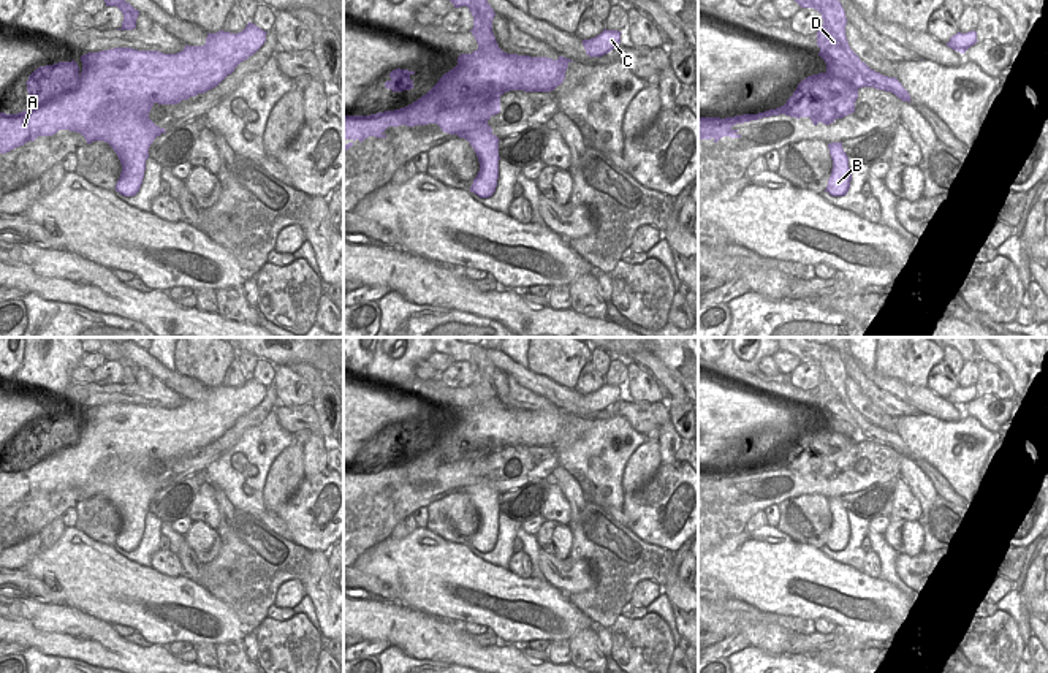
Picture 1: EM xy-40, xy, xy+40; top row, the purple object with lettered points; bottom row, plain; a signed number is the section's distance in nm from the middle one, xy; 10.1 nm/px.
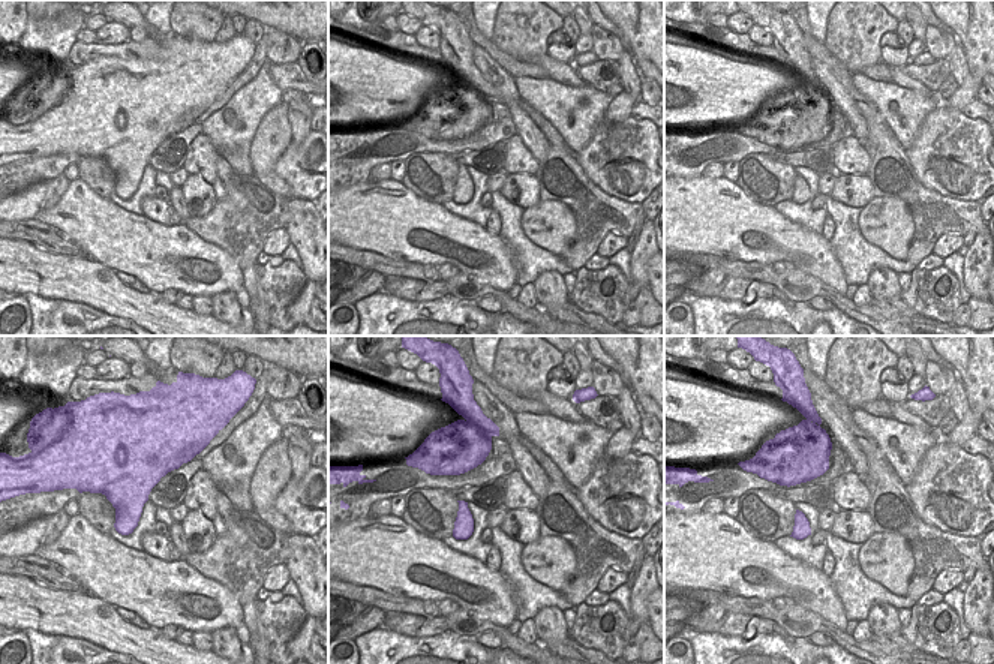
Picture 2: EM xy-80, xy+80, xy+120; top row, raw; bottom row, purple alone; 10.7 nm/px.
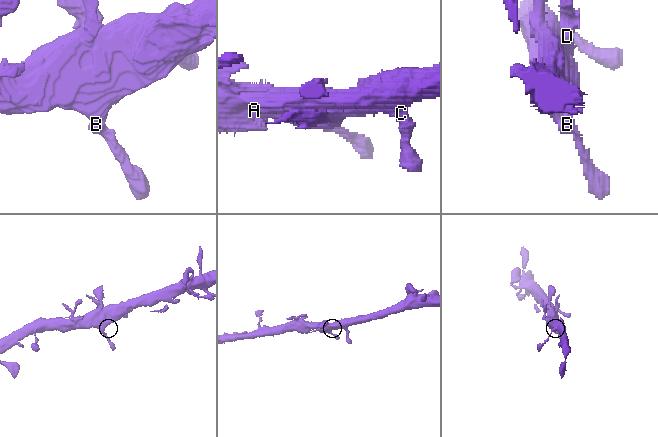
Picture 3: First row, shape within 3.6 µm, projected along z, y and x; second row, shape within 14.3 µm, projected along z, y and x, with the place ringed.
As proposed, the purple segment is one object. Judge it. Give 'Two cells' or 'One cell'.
Two cells.

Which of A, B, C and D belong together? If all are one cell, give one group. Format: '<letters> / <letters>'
A B C / D

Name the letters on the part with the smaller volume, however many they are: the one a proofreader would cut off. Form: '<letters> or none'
D

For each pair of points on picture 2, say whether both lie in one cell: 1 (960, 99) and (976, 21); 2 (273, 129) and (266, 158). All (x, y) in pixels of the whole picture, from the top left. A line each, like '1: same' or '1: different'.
1: same
2: same

